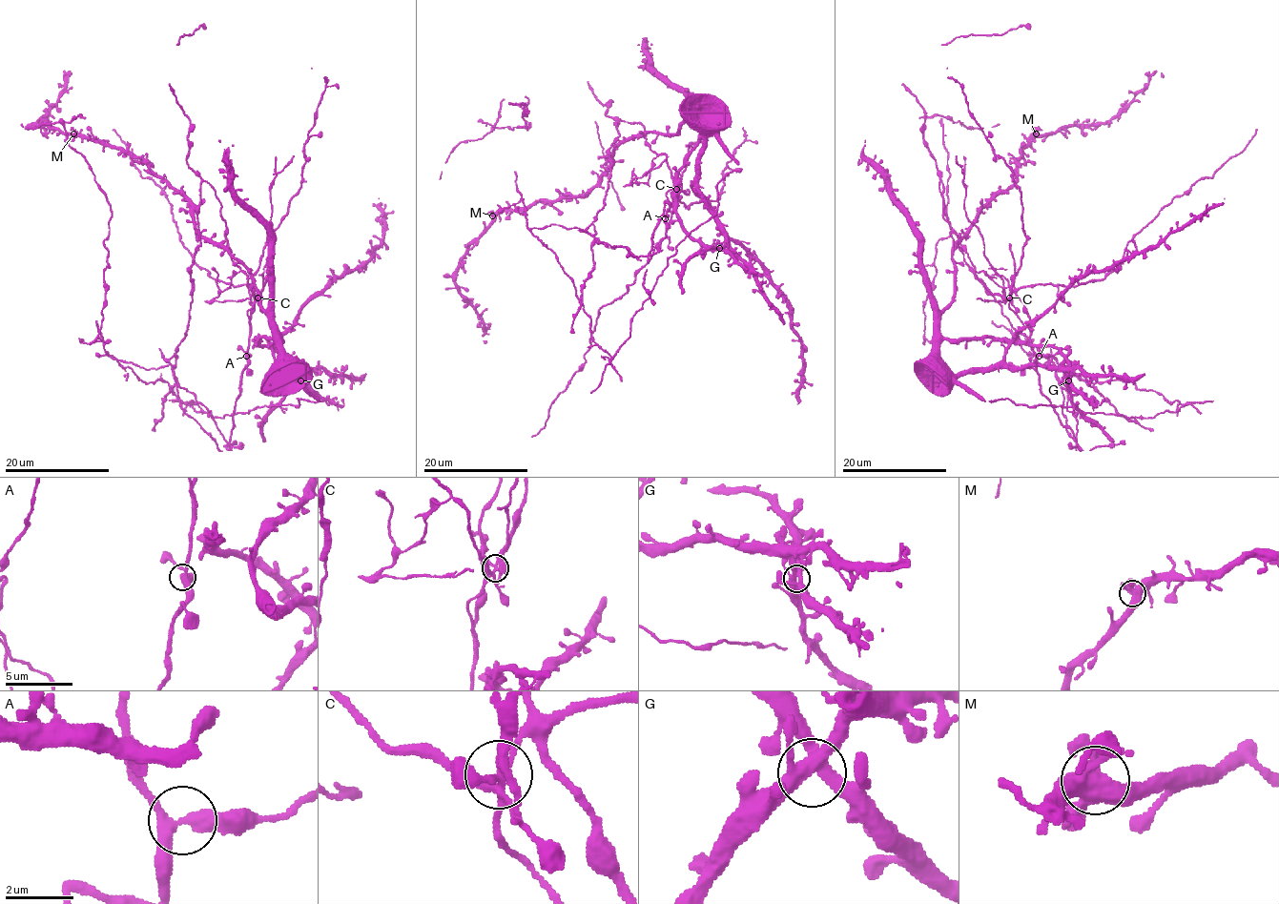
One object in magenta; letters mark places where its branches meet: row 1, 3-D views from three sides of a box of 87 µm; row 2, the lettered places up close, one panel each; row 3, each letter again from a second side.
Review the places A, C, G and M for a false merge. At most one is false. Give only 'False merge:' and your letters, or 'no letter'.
False merge: C

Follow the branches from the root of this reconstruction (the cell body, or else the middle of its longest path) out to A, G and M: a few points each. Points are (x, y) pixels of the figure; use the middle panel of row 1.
A: (619, 133), (619, 118), (638, 122), (649, 147), (666, 155), (676, 189), (665, 218)
G: (619, 133), (619, 118), (638, 122), (644, 137), (697, 123), (676, 215), (719, 248)
M: (619, 133), (620, 118), (638, 122), (645, 136), (626, 137), (584, 195), (492, 215)

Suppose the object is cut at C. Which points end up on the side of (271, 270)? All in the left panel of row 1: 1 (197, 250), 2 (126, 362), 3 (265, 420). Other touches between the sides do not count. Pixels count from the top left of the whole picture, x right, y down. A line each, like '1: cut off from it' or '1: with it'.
1: cut off from it
2: cut off from it
3: with it

